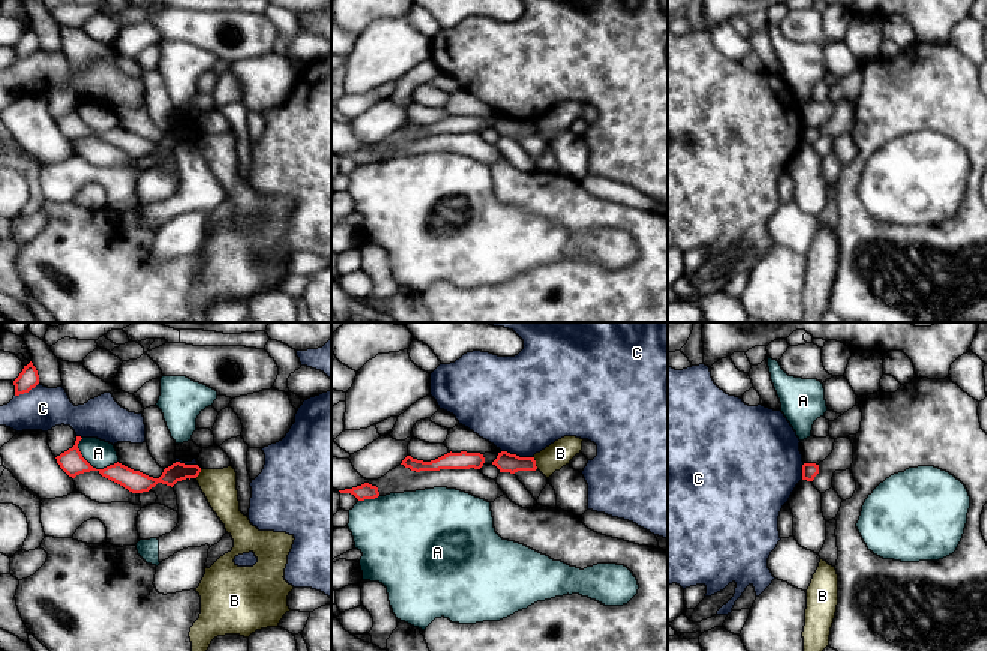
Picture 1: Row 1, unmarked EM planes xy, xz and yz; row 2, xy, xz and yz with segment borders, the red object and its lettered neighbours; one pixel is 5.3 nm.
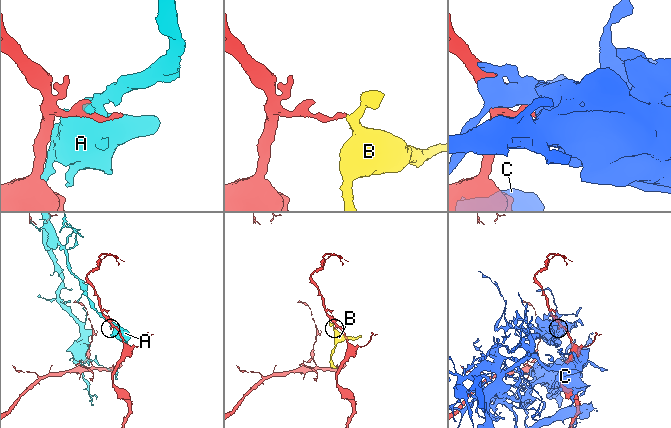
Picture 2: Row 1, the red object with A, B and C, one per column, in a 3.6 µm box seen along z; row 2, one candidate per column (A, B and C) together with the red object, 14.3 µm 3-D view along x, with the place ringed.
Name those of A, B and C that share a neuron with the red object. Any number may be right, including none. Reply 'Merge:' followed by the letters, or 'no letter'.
Merge: no letter

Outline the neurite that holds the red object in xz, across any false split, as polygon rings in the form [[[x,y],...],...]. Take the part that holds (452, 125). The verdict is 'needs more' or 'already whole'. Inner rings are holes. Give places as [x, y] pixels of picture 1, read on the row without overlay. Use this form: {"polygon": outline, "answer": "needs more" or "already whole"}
{"polygon": [[[447,117],[435,124],[423,126],[406,120],[400,129],[411,135],[440,135],[440,134],[480,134],[484,128],[484,122],[480,117]]], "answer": "already whole"}

